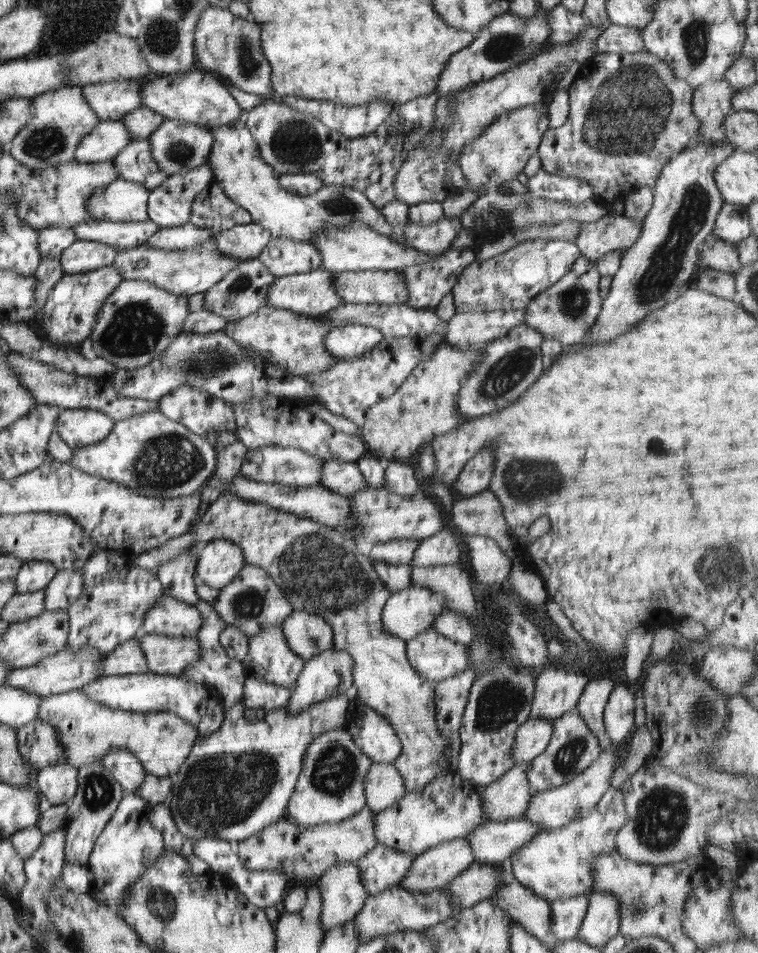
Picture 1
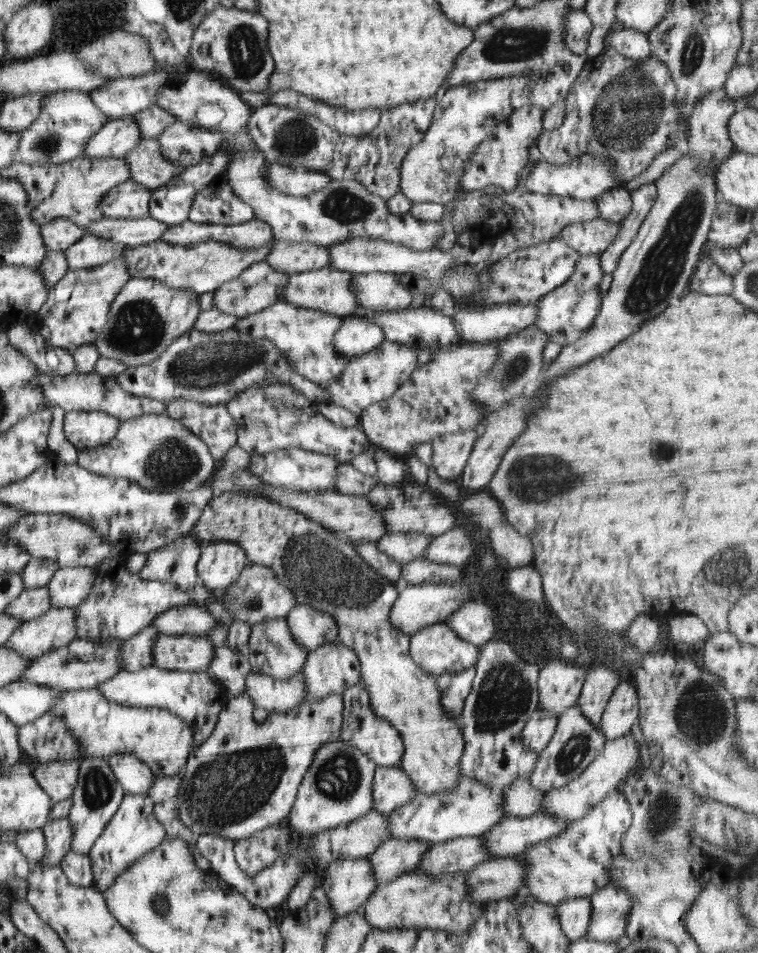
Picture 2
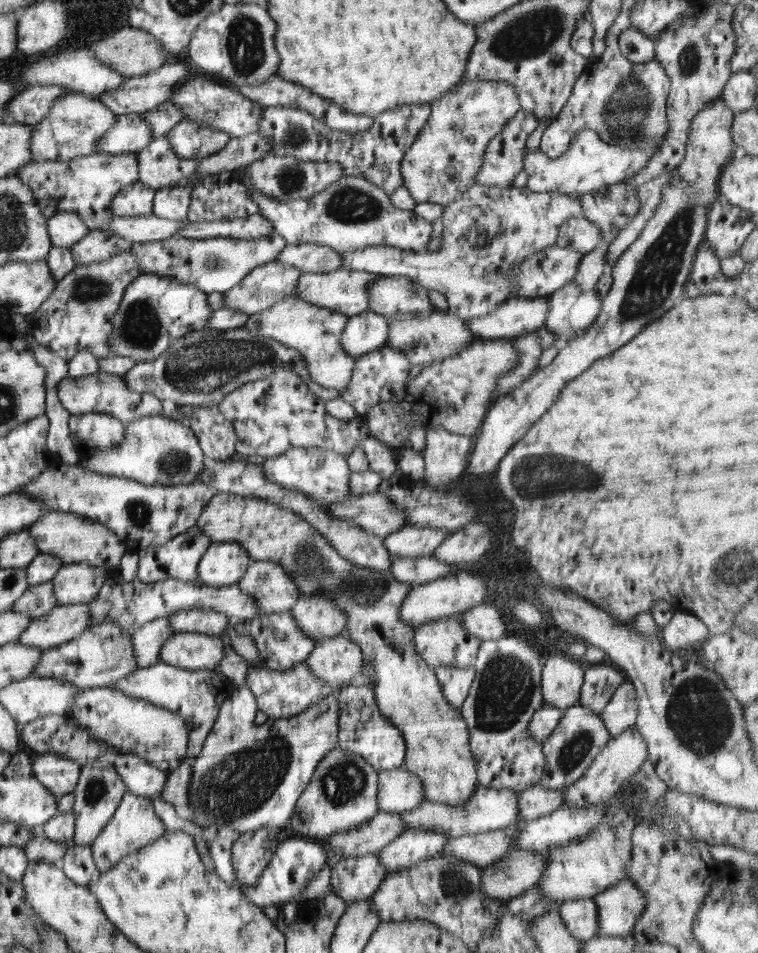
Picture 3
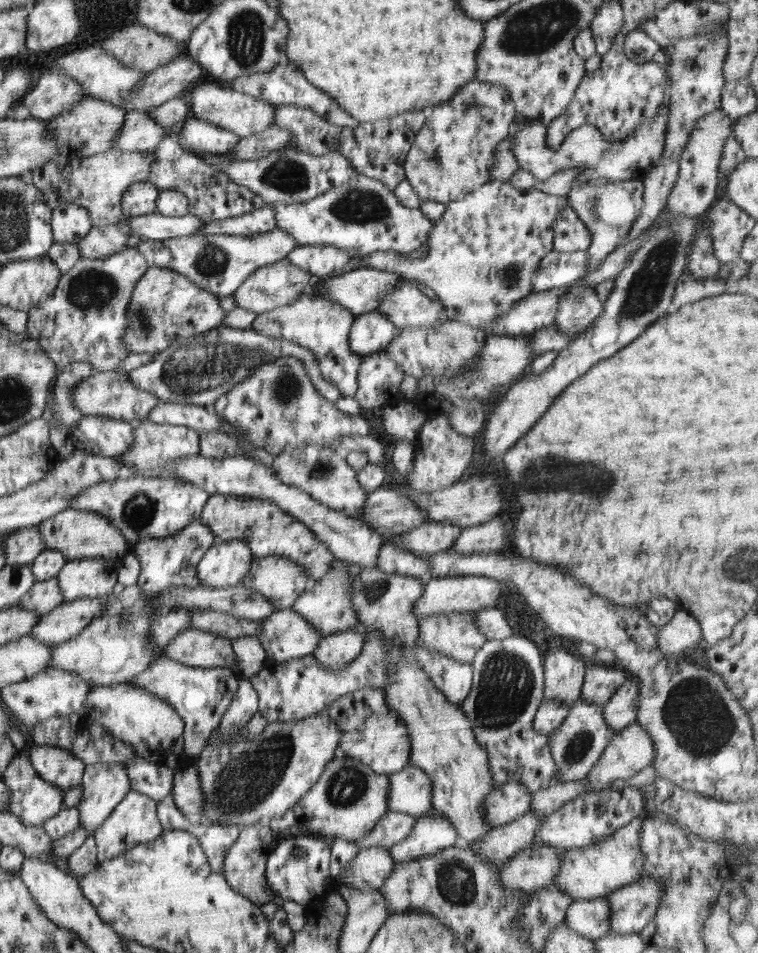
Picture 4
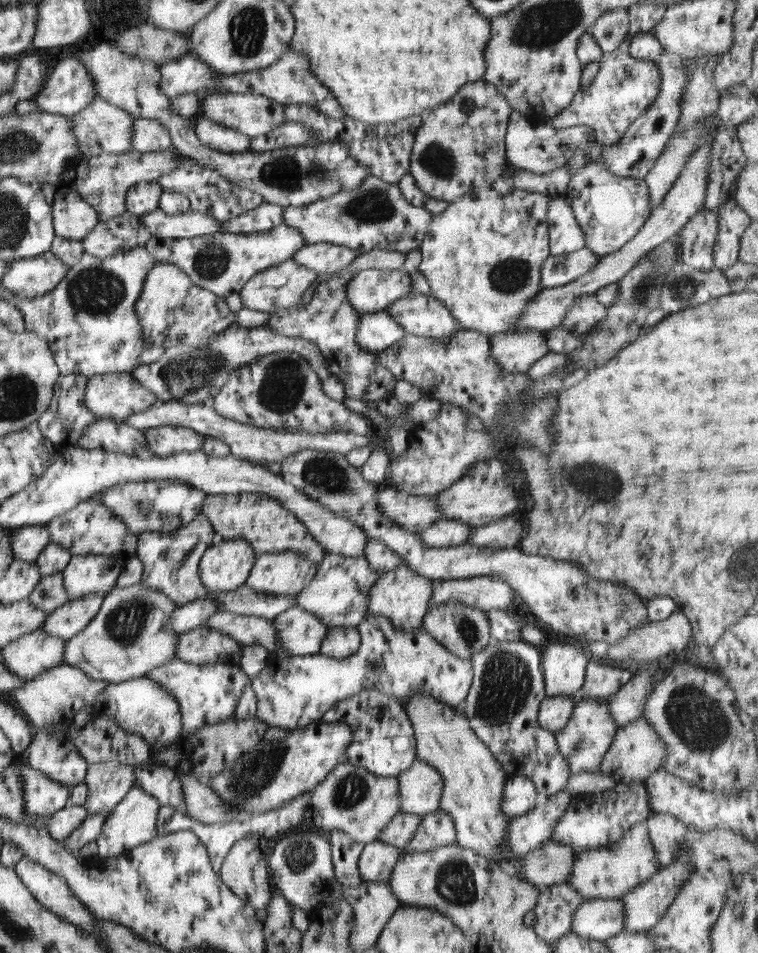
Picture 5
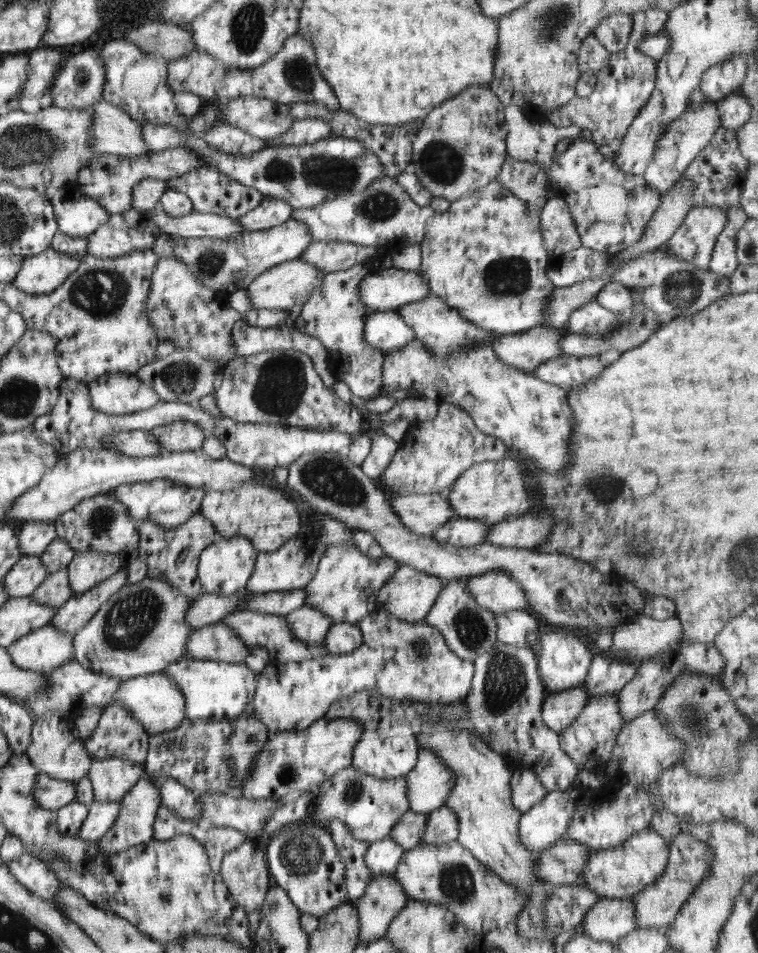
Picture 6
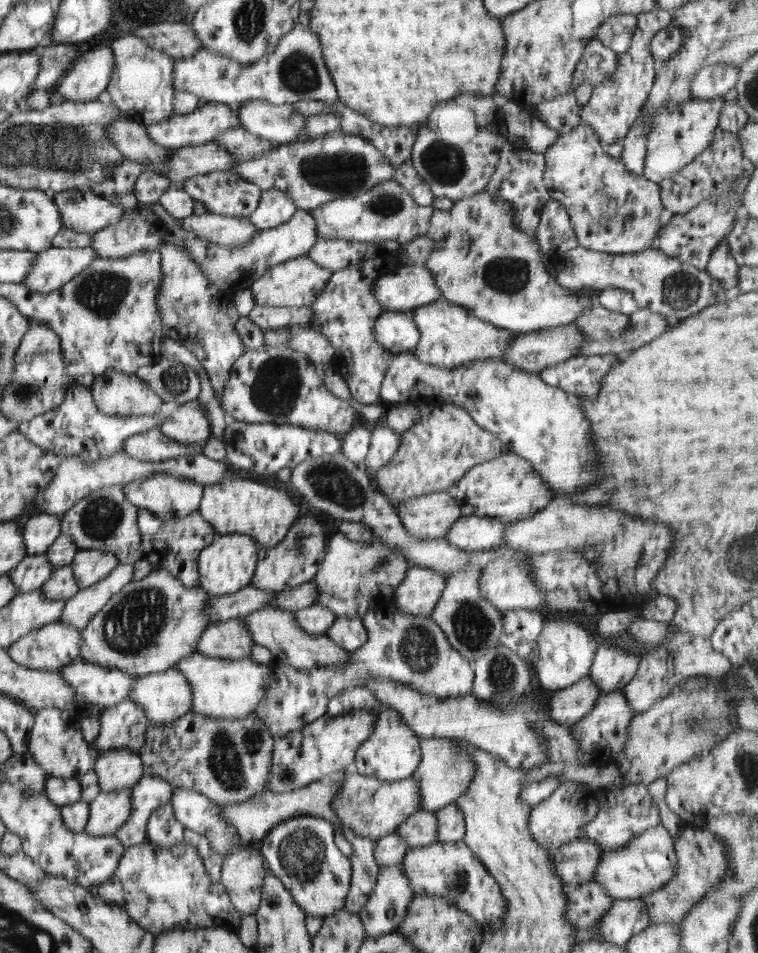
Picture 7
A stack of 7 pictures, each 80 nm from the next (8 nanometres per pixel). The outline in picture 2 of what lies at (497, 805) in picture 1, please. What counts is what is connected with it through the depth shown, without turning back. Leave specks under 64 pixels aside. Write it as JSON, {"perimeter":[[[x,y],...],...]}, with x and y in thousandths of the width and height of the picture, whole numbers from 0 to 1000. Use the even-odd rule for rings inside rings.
{"perimeter":[[[682,816],[670,827],[660,830],[665,834],[668,857],[694,858],[716,850],[719,832],[704,827],[698,817]]]}

